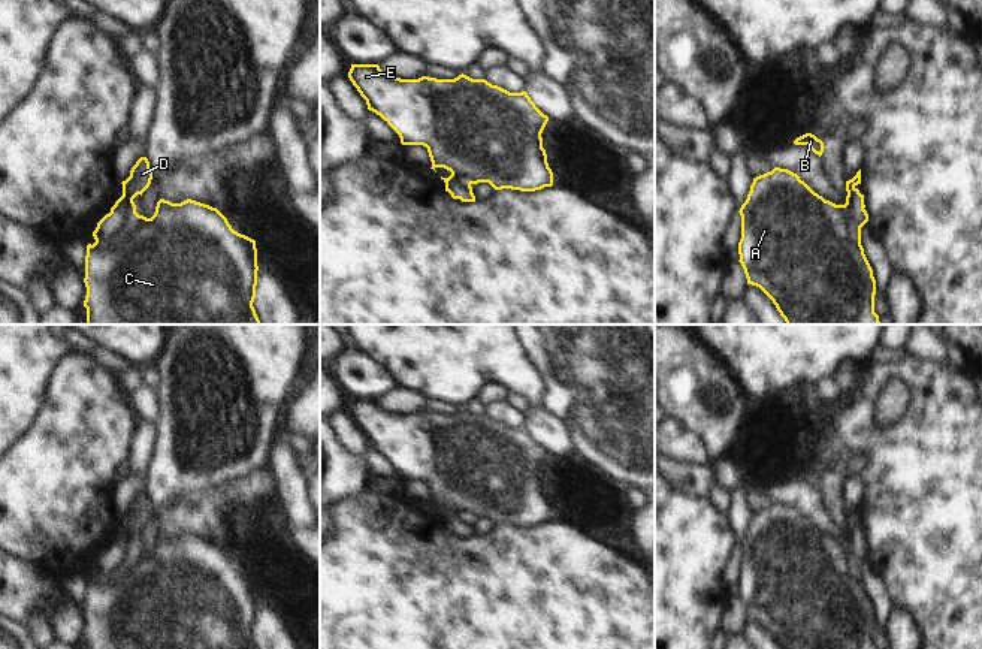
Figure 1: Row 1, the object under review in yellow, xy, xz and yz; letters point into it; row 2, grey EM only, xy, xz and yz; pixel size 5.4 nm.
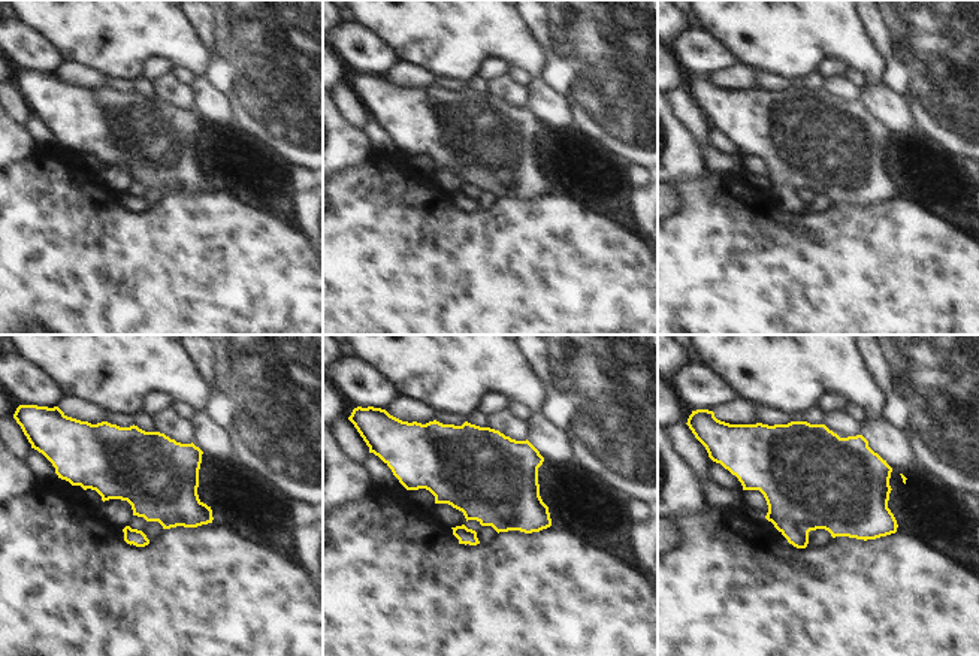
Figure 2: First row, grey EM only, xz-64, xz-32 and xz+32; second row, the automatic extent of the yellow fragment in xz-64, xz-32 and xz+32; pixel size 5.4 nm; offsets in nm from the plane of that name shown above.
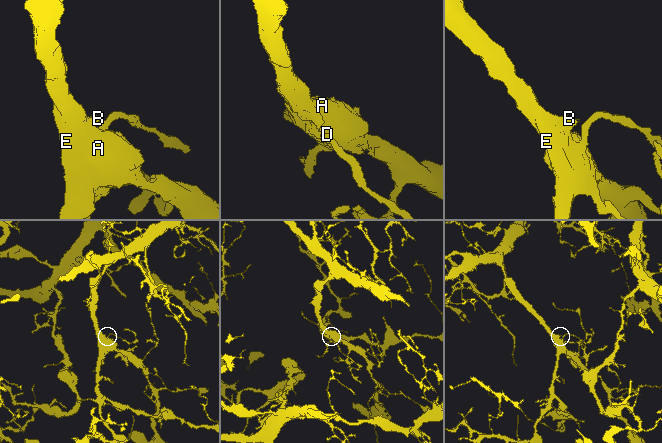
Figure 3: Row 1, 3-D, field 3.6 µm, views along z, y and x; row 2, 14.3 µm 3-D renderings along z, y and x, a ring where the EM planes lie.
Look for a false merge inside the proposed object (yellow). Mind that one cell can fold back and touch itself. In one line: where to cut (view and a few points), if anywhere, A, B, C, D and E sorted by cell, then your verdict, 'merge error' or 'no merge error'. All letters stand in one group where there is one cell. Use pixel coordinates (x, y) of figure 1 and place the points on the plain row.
no cut | A B C D E | no merge error

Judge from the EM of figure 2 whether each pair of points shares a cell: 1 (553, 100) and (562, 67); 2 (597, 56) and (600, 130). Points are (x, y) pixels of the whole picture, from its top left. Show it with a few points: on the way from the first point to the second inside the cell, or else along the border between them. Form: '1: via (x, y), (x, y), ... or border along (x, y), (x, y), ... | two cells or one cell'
1: border along (544, 76), (571, 100), (576, 120) | two cells
2: via (600, 73), (600, 112) | one cell

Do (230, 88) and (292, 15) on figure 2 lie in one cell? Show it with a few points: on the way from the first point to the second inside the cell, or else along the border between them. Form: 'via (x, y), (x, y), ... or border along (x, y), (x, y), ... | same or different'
via (248, 70), (286, 33) | same

